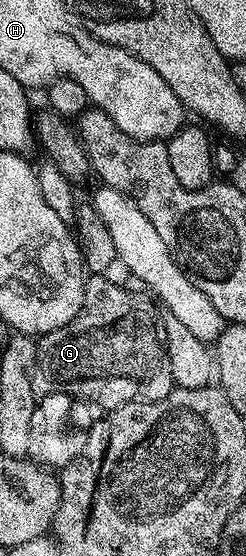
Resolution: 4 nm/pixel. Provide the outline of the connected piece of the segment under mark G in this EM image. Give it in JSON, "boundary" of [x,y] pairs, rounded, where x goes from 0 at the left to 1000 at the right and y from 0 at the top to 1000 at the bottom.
{"boundary":[[[427,495],[366,496],[350,504],[337,545],[305,574],[146,608],[150,644],[134,669],[138,687],[163,698],[171,692],[187,709],[272,707],[297,718],[350,714],[354,719],[415,728],[427,739],[455,739],[488,728],[528,725],[642,721],[711,698],[671,622],[679,595],[663,595],[654,556],[602,532],[516,523],[504,511],[476,507],[472,513],[467,507],[439,505],[443,502]]]}

